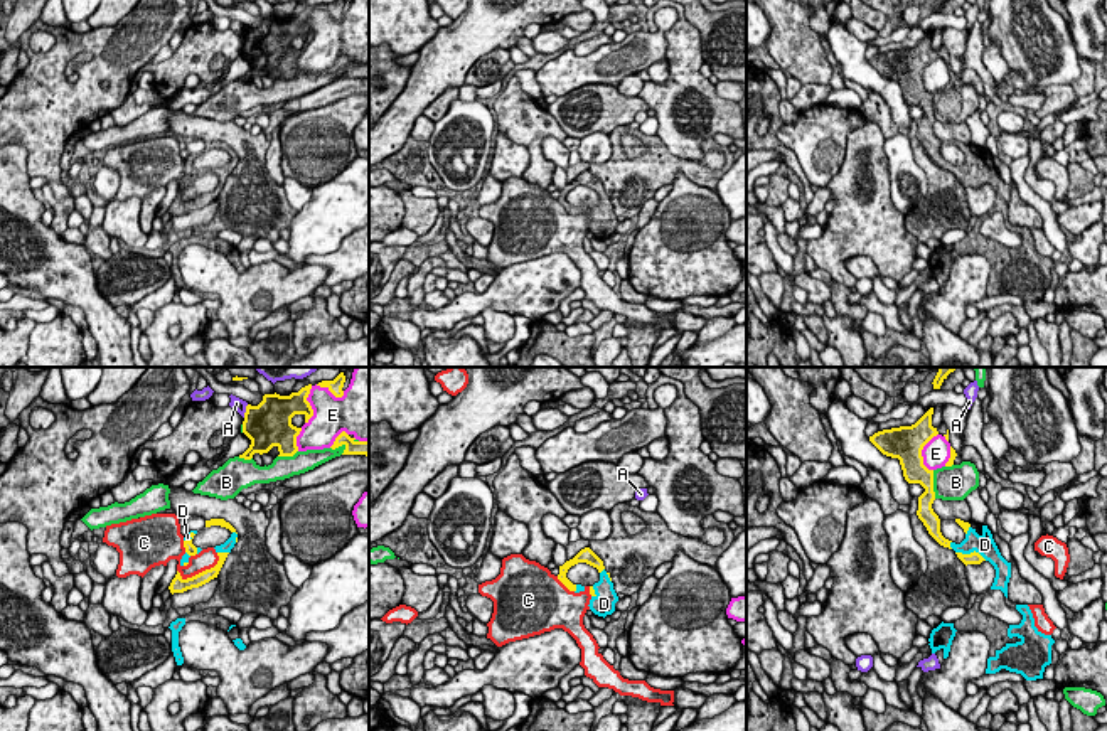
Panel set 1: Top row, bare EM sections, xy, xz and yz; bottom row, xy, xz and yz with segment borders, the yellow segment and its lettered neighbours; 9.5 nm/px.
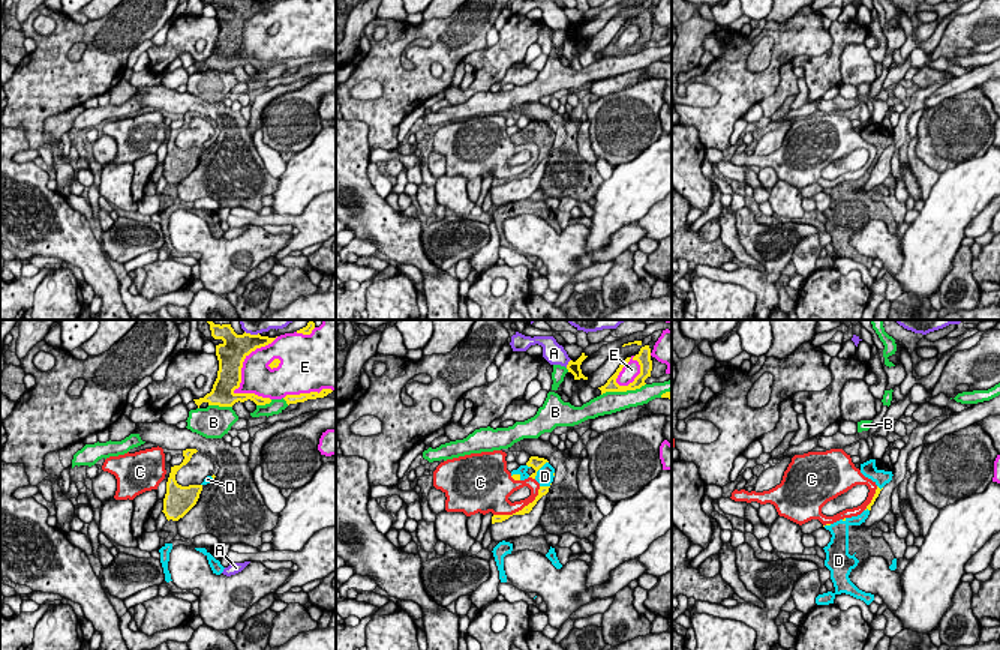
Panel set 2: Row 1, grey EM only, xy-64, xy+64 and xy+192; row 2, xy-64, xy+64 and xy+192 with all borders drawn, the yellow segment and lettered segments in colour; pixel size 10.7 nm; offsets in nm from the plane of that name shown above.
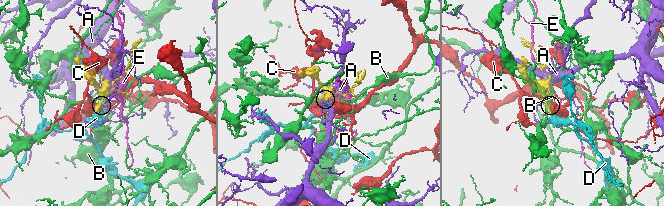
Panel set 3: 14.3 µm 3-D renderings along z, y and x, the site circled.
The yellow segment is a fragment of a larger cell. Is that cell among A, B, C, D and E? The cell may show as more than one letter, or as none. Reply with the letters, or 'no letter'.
D

